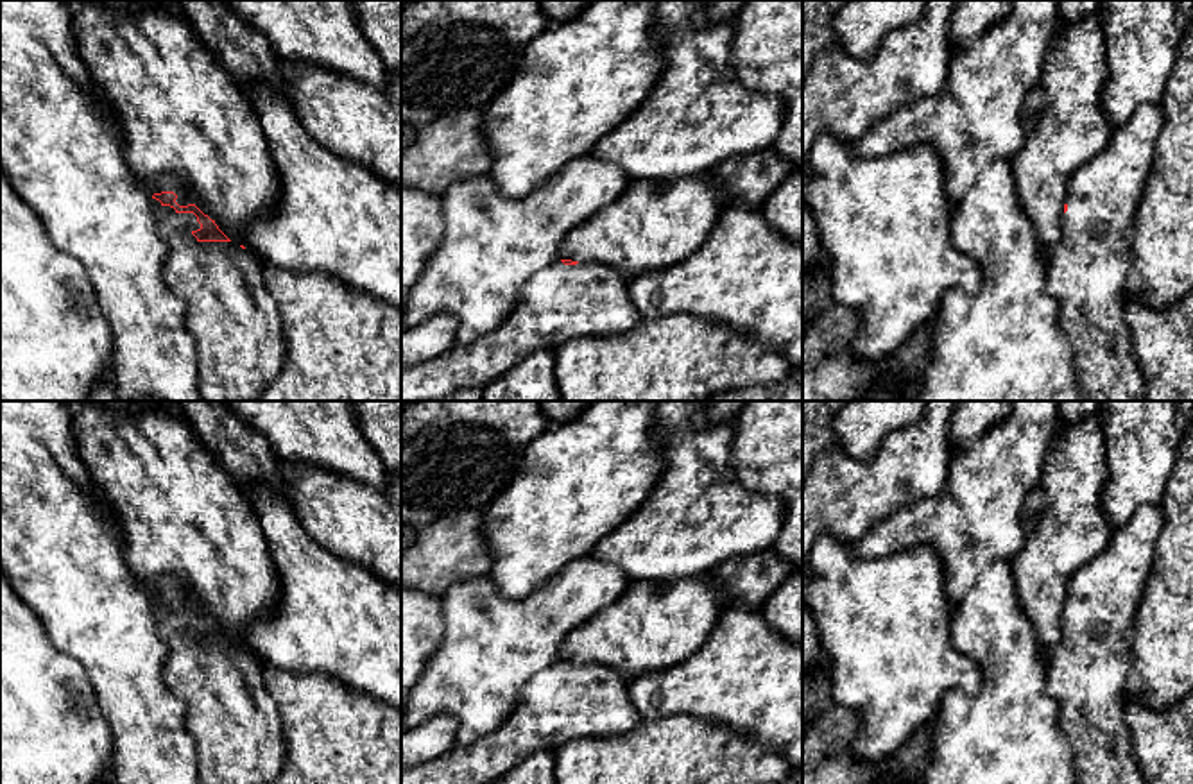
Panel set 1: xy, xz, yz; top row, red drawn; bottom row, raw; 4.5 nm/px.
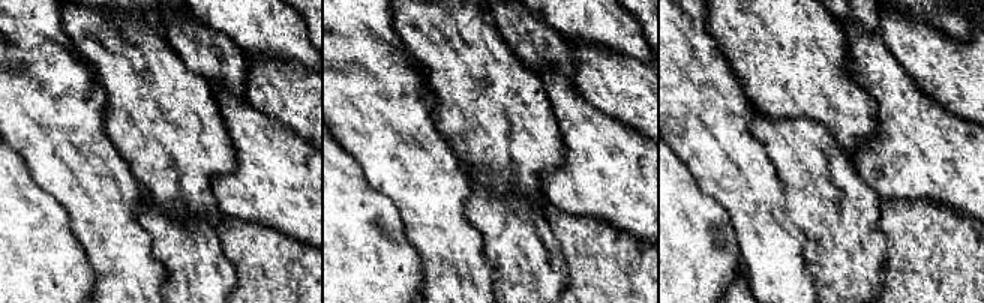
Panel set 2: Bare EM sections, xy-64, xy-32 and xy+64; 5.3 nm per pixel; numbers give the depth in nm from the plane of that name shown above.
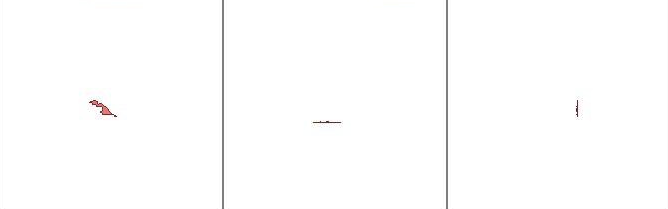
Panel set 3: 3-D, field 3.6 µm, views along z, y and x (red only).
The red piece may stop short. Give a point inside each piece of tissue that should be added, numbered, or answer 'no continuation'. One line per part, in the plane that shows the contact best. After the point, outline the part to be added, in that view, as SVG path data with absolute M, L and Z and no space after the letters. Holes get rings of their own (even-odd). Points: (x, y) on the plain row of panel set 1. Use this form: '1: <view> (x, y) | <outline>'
1: xy (239, 734) | M143 580L138 585L152 600L159 637L168 644L163 680L186 705L186 730L197 745L199 784L272 784L283 770L287 748L278 705L263 680L265 662L235 643L199 643L192 635L201 630L193 614L163 607L152 598L152 585Z

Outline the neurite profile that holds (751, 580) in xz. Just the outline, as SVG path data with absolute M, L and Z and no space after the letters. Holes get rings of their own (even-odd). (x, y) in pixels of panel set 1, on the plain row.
M774 548L729 560L713 571L724 589L724 607L743 603L749 609L761 609L790 573L790 564Z

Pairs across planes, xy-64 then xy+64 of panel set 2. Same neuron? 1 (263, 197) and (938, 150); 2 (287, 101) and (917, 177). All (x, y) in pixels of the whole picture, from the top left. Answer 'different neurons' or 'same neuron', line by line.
1: same neuron
2: different neurons

